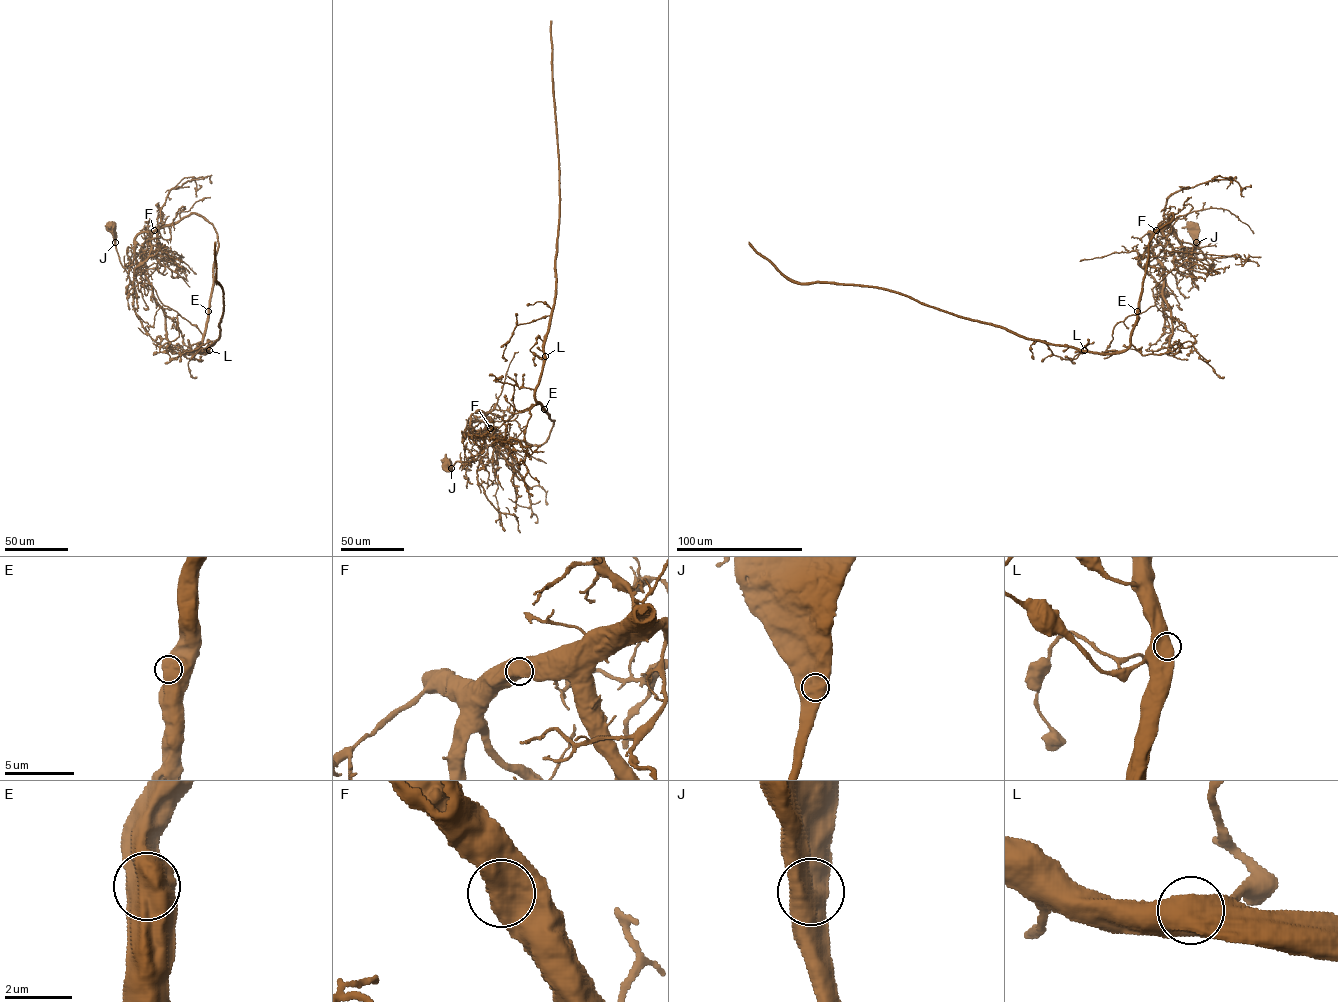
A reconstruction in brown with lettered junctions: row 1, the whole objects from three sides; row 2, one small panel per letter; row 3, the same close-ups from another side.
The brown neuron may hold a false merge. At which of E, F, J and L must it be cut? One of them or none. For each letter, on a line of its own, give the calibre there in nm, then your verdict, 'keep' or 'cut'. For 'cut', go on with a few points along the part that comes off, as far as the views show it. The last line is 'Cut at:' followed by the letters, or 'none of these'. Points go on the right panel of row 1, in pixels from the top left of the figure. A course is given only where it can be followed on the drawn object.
E: 1150 nm | keep
F: 1100 nm | keep
J: 1200 nm | keep
L: 1050 nm | keep
Cut at: none of these

